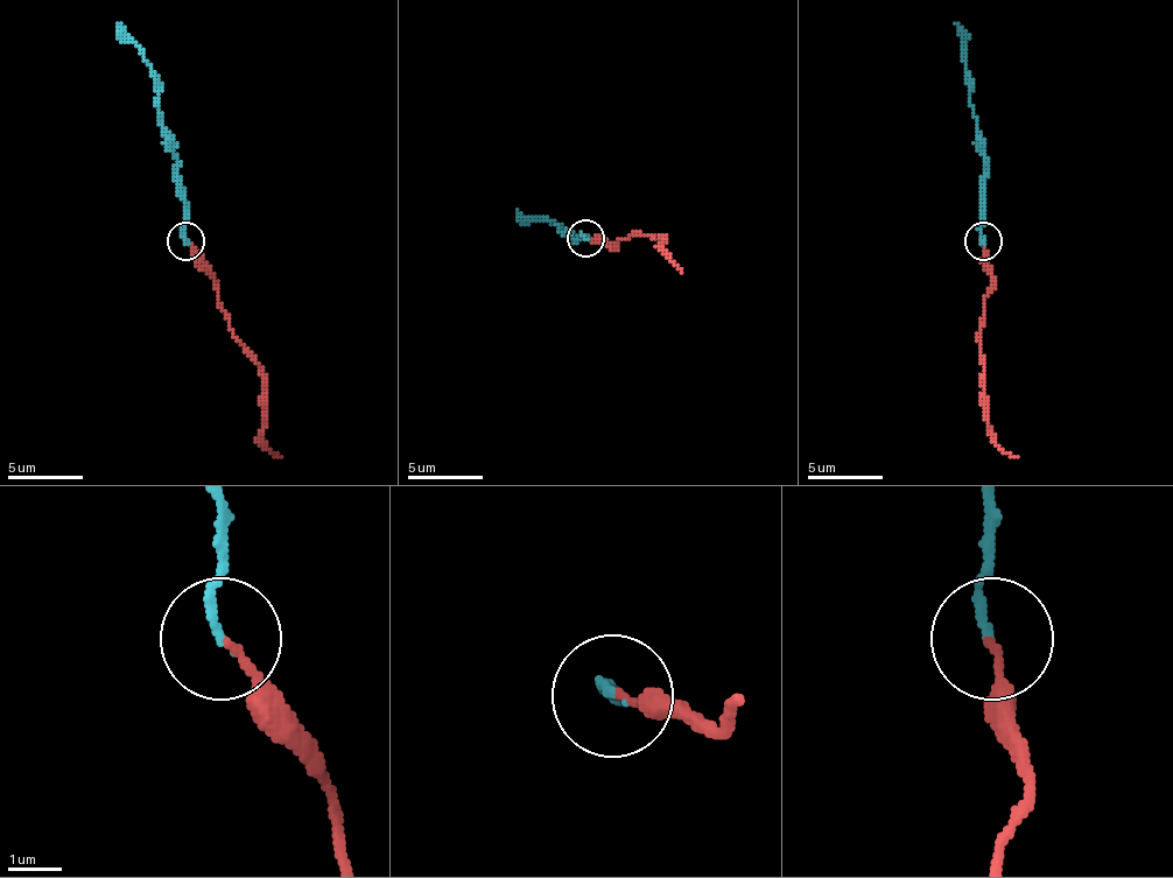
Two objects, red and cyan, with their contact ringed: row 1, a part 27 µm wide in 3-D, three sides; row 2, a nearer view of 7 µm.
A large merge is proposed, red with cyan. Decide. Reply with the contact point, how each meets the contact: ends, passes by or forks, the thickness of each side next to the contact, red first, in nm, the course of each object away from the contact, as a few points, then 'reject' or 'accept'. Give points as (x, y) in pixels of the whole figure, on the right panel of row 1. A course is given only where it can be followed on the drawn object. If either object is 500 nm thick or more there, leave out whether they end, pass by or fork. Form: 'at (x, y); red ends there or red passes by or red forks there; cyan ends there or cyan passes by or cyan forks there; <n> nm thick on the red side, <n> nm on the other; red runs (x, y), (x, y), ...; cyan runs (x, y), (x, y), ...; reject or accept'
at (983, 241); red ends there; cyan ends there; 130 nm thick on the red side, 160 nm on the other; red runs (984, 240), (984, 259), (991, 281), (981, 330), (988, 434), (1018, 457); cyan runs (984, 240), (981, 195), (988, 157), (973, 113), (966, 34), (954, 23); accept

